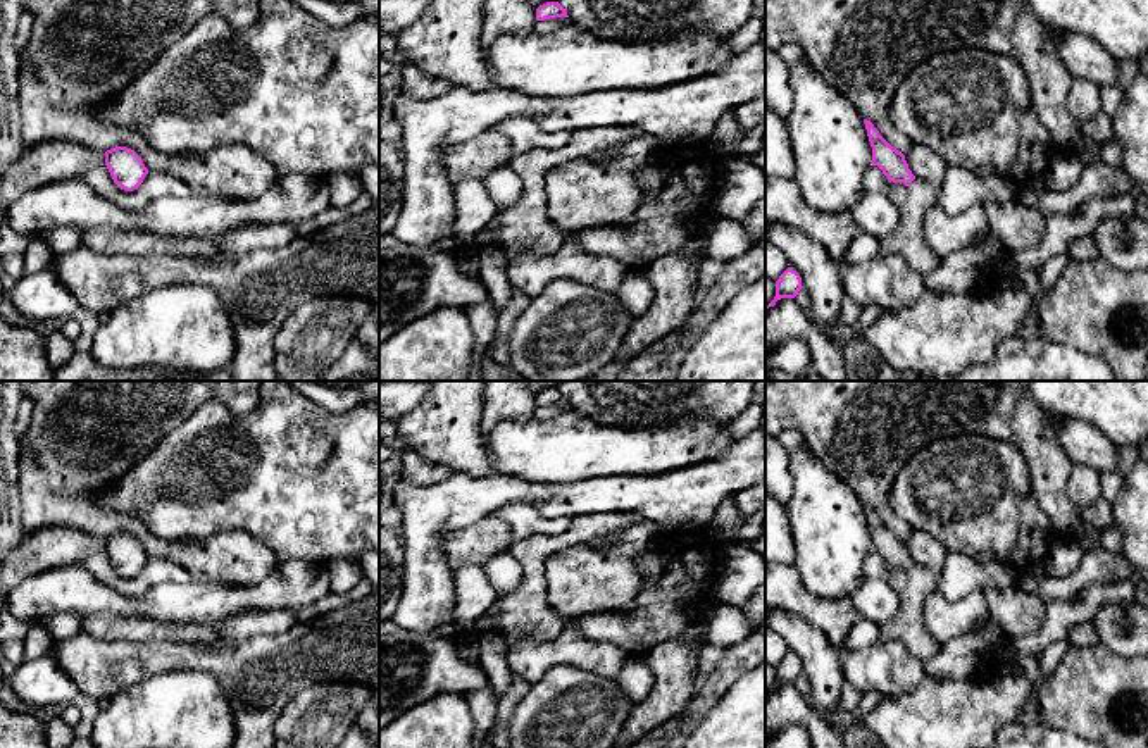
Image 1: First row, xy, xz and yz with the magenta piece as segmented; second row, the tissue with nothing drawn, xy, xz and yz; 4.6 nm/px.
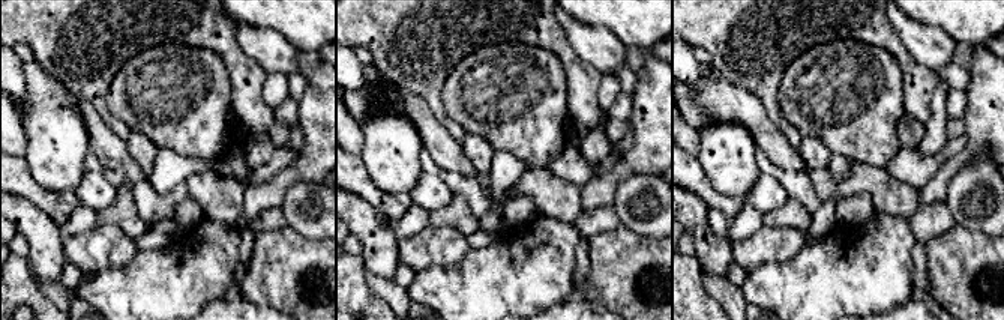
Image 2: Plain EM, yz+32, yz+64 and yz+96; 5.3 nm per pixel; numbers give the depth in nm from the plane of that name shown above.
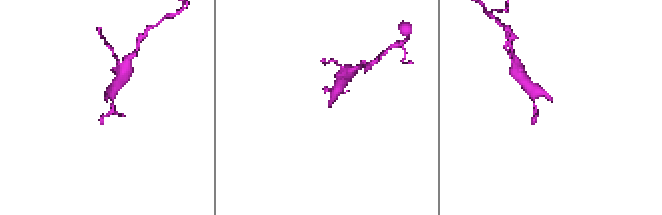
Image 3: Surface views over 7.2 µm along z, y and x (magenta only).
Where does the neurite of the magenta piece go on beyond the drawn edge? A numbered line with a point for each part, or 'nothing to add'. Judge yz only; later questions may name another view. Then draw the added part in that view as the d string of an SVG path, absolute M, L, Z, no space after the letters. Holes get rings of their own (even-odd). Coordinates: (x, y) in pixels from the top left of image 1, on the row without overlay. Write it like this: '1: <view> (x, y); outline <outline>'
1: yz (907, 626); outline M914 565L907 572L907 586L900 595L896 614L879 626L879 639L900 641L915 658L926 662L934 657L941 643L931 634L924 620L924 598L938 591L939 576Z

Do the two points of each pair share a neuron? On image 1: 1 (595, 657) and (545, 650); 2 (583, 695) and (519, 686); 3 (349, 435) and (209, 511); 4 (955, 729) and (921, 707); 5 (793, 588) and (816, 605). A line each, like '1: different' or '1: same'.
1: same
2: different
3: same
4: same
5: same

